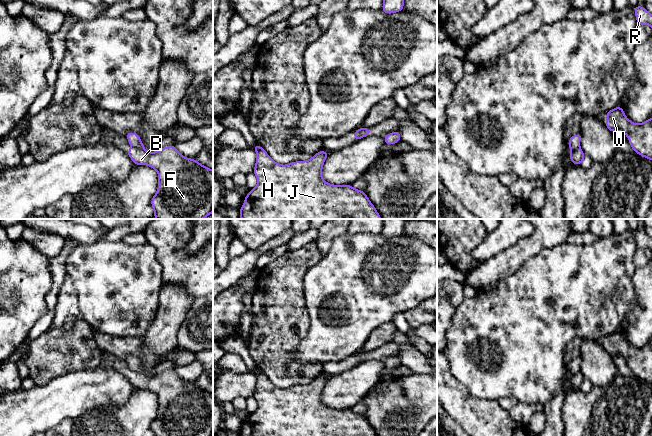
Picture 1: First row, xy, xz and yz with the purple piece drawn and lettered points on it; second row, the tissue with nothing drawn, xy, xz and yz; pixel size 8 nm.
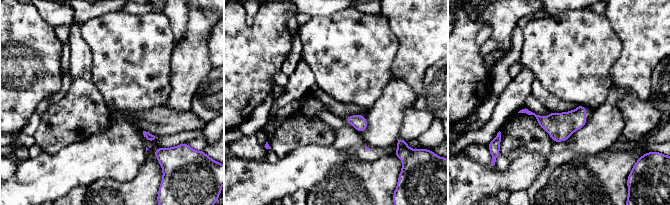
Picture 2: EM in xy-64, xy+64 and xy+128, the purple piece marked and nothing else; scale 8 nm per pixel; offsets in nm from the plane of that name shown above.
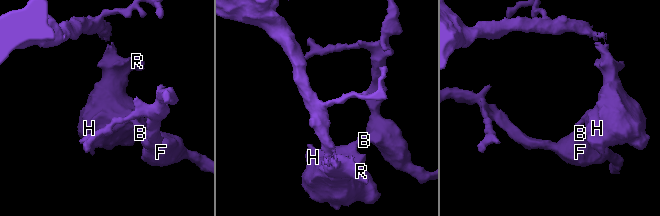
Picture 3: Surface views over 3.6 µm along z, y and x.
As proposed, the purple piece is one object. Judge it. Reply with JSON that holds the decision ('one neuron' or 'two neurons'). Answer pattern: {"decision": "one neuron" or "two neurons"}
{"decision": "two neurons"}

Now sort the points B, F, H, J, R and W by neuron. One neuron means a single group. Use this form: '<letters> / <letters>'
B F / H J R W

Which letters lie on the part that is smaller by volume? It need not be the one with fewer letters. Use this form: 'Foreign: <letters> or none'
Foreign: B, F

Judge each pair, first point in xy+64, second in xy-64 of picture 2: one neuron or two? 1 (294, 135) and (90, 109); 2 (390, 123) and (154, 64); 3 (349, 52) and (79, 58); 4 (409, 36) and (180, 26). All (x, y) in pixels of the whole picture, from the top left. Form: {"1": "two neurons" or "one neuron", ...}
{"1": "one neuron", "2": "two neurons", "3": "two neurons", "4": "one neuron"}

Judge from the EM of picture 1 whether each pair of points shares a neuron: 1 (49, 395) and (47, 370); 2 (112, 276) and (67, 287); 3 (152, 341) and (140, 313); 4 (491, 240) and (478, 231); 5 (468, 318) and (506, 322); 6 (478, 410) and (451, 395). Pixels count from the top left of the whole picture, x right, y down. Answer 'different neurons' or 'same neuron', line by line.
1: different neurons
2: different neurons
3: different neurons
4: different neurons
5: same neuron
6: same neuron

